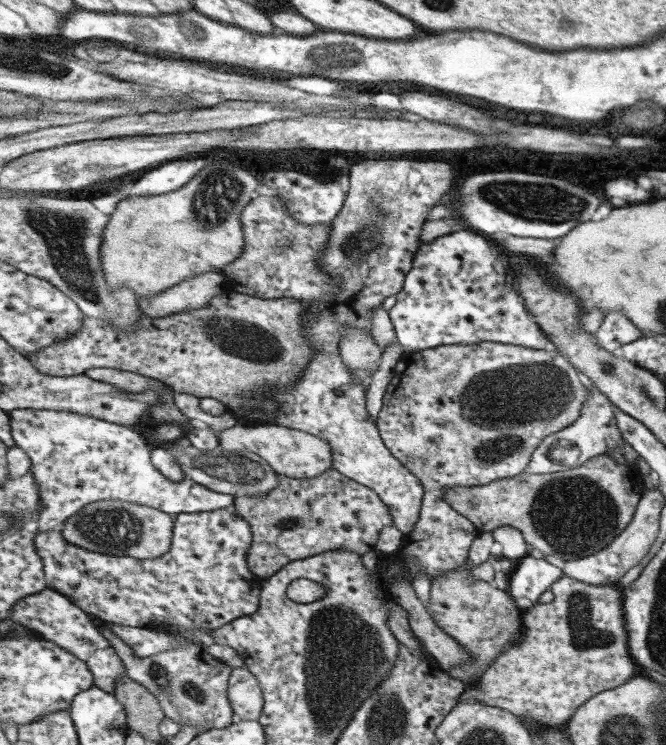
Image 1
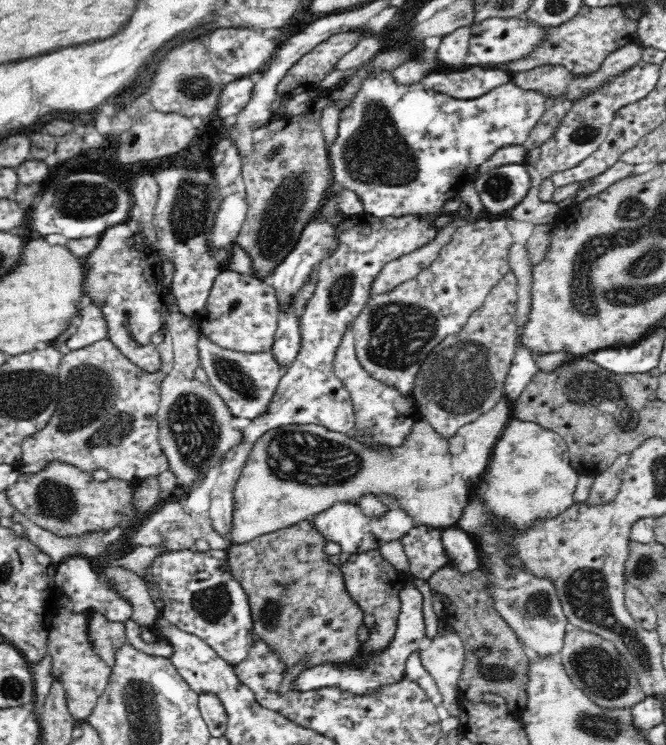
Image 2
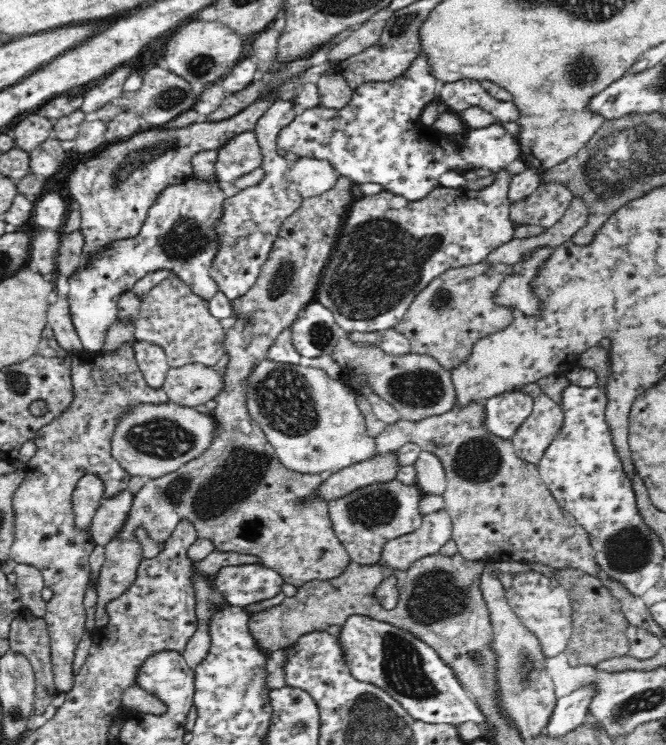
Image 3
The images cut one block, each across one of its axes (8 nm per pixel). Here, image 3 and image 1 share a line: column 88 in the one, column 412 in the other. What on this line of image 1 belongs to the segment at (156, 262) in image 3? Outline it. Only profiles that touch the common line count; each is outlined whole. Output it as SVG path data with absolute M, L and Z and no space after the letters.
M463 228L425 243L416 252L413 268L406 276L404 289L396 295L396 304L389 310L398 342L406 353L441 345L477 344L491 341L516 344L534 349L556 348L540 325L531 322L528 306L515 285L508 255L498 249L492 238Z

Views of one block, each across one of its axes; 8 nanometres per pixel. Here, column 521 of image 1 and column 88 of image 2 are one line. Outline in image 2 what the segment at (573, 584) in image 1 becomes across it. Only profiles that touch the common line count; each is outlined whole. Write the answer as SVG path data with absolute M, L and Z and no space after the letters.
M70 607L59 609L49 629L47 652L52 659L52 674L66 690L67 709L70 714L76 720L89 718L107 688L112 667L108 666L92 649L88 638L86 612L72 613Z

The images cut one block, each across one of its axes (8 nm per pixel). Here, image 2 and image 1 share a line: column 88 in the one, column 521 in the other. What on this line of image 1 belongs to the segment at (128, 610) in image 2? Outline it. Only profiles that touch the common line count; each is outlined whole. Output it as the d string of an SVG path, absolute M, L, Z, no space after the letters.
M529 555L519 562L516 571L510 576L508 592L524 612L539 604L541 594L551 590L552 584L563 575L563 568Z

